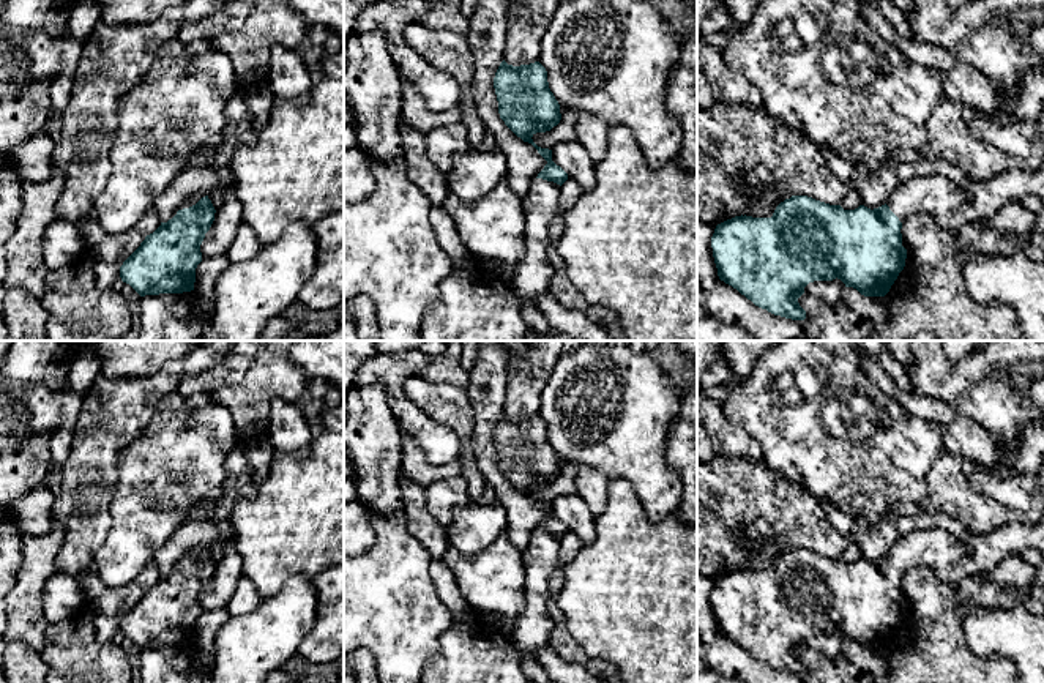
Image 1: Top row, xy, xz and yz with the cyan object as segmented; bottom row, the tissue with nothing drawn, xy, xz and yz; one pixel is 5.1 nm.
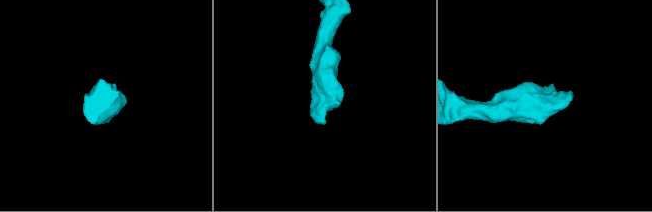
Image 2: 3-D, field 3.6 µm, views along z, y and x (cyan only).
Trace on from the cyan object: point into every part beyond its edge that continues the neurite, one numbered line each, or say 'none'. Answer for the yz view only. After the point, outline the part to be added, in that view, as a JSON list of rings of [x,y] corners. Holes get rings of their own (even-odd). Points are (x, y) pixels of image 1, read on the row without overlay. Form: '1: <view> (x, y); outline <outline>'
1: yz (947, 556); outline [[[1044,514],[1035,525],[1012,522],[989,533],[971,535],[967,546],[941,528],[916,530],[902,535],[886,558],[900,576],[913,568],[929,568],[953,592],[964,577],[987,574],[1003,560],[1030,547],[1044,557]]]

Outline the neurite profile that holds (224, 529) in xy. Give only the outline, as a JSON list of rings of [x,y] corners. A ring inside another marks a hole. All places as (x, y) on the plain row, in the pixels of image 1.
[[[214,506],[210,509],[210,519],[216,524],[218,527],[218,536],[216,539],[210,544],[208,552],[211,554],[214,563],[219,562],[224,555],[224,544],[226,539],[232,533],[232,525],[229,521],[221,519],[216,516]]]

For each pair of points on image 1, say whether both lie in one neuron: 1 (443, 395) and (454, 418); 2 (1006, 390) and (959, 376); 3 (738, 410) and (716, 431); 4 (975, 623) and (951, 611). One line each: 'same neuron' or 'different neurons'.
1: same neuron
2: same neuron
3: different neurons
4: different neurons

